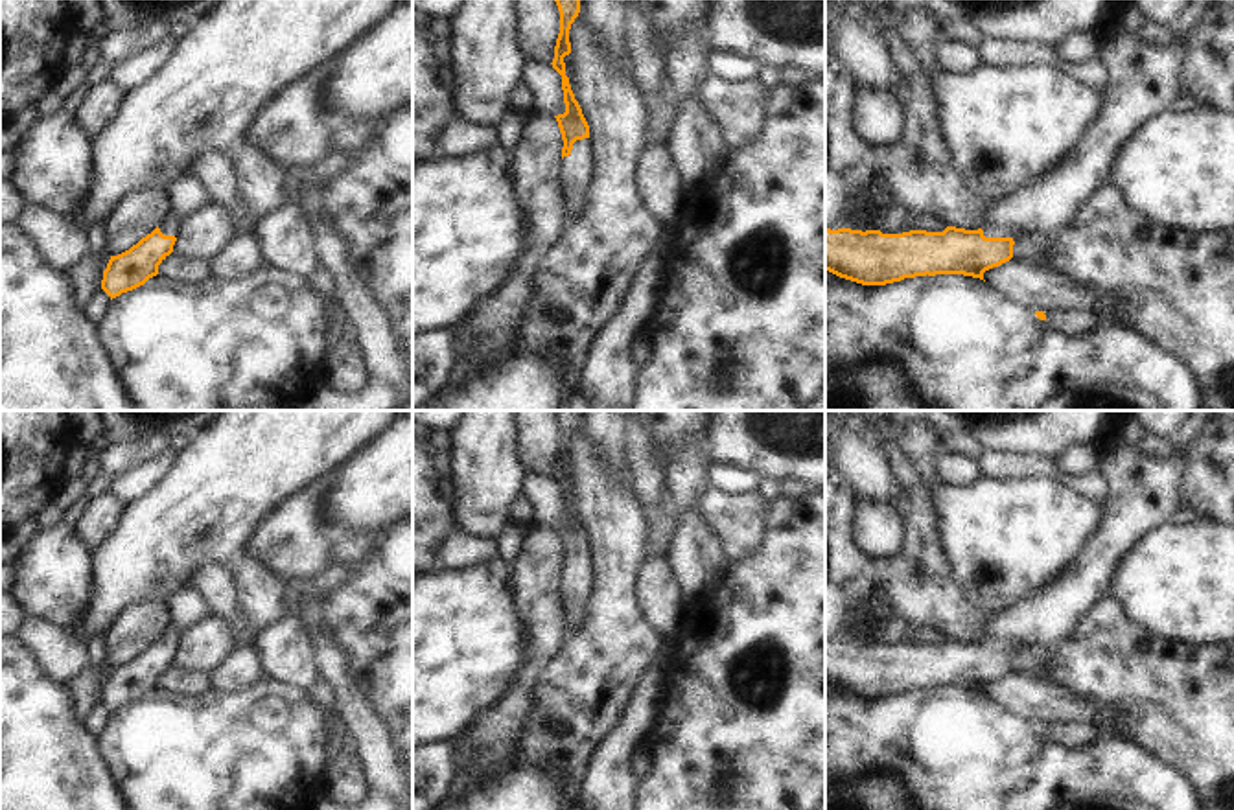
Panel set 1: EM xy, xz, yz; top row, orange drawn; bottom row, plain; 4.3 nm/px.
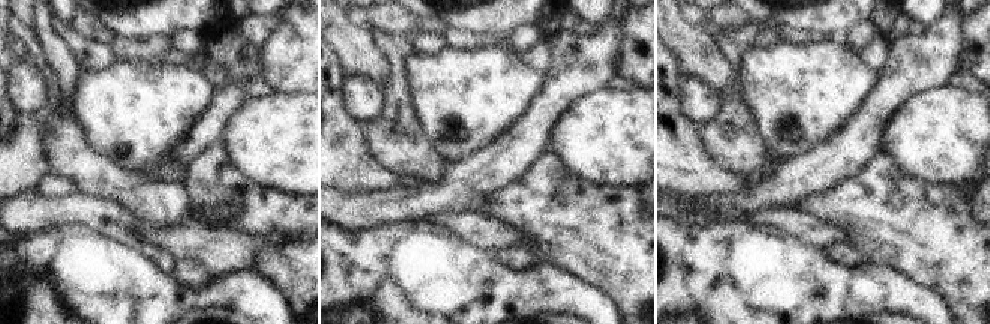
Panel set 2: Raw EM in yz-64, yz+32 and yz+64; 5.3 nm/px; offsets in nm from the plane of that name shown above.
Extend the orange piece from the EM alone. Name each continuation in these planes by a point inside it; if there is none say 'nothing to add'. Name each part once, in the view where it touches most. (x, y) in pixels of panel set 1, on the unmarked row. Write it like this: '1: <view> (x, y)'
1: yz (1144, 492)

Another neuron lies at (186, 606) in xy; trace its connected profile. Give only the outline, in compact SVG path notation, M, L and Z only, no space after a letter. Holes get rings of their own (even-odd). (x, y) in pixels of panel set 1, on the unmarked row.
M182 585L168 600L169 626L179 633L212 615L206 598L193 587Z

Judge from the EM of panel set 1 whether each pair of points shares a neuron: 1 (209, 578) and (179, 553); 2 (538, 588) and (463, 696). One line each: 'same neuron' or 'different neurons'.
1: different neurons
2: different neurons

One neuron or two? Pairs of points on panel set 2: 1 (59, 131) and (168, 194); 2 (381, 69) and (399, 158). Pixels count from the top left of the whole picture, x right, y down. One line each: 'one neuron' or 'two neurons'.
1: one neuron
2: two neurons

